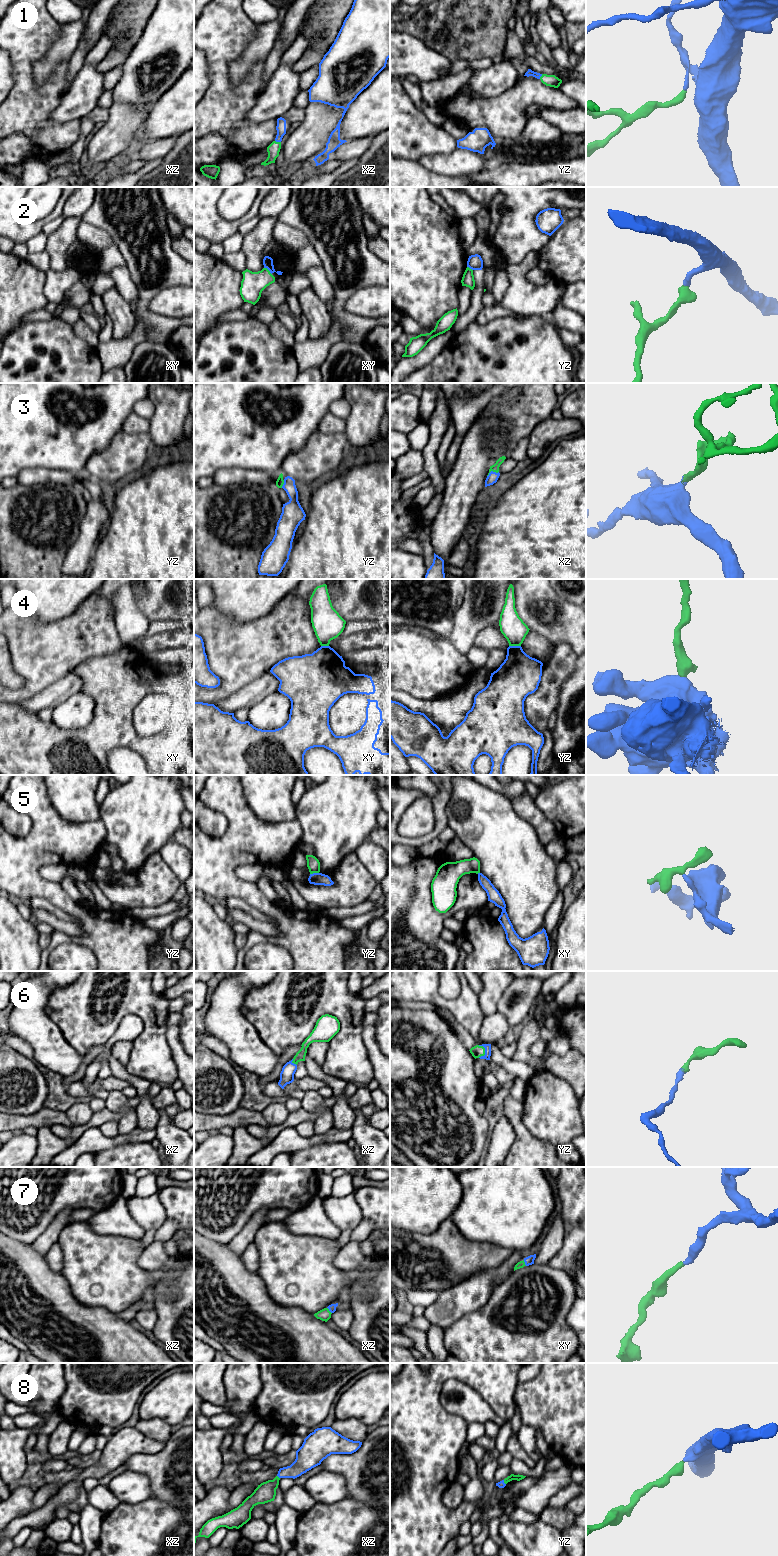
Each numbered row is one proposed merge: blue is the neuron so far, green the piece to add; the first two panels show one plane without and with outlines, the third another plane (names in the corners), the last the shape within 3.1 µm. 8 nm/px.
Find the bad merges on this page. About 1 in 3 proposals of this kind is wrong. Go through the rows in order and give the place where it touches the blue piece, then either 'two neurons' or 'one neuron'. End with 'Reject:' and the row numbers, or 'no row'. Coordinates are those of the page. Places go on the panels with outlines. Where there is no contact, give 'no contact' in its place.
1: xz (278, 141) | one neuron
2: xy (268, 269) | one neuron
3: xz (492, 471) | one neuron
4: yz (515, 646) | two neurons
5: yz (314, 873) | two neurons
6: yz (485, 1053) | one neuron
7: xz (329, 1310) | one neuron
8: xz (278, 1476) | one neuron
Reject: 4, 5

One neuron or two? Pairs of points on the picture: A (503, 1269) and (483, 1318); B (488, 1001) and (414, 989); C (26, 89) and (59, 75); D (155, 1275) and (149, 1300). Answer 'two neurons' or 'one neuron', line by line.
A: two neurons
B: two neurons
C: one neuron
D: one neuron

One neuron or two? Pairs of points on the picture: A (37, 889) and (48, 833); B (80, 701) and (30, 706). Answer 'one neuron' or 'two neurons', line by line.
A: one neuron
B: two neurons

